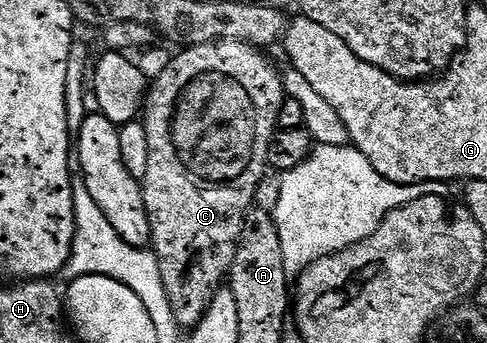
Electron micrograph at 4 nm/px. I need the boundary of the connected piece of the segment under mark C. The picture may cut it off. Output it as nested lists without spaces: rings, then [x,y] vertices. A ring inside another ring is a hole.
[[[214,41],[205,45],[193,45],[185,48],[160,74],[151,82],[147,90],[146,100],[142,110],[142,124],[146,131],[146,139],[150,142],[150,163],[146,166],[146,175],[142,182],[146,215],[152,224],[151,250],[155,253],[162,281],[166,287],[166,295],[170,299],[170,307],[176,316],[176,324],[181,327],[195,327],[202,319],[202,315],[210,307],[214,295],[225,284],[226,278],[232,272],[236,244],[242,235],[242,223],[246,219],[248,210],[253,208],[258,191],[258,183],[262,179],[264,170],[269,168],[270,154],[272,152],[272,136],[278,131],[276,120],[278,111],[285,99],[284,78],[281,70],[275,69],[259,48],[246,42]]]

